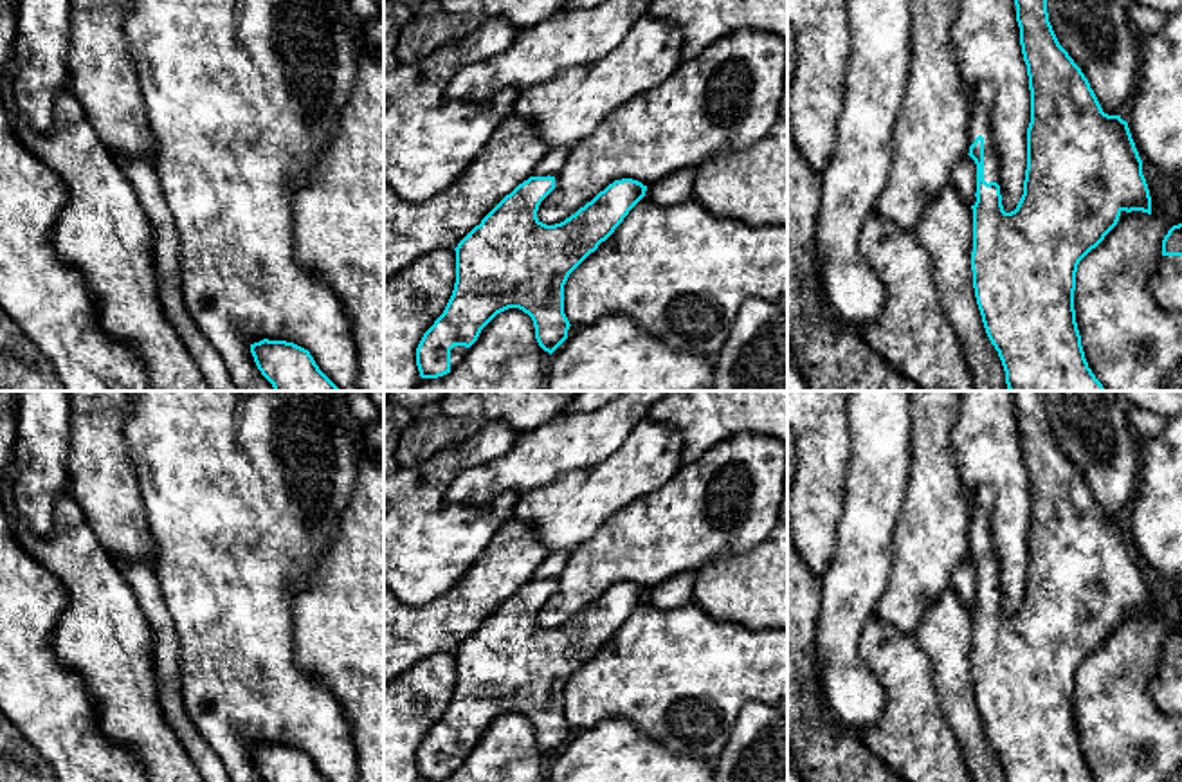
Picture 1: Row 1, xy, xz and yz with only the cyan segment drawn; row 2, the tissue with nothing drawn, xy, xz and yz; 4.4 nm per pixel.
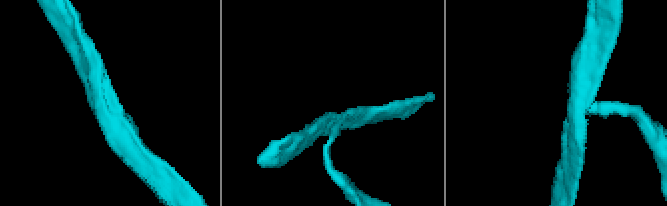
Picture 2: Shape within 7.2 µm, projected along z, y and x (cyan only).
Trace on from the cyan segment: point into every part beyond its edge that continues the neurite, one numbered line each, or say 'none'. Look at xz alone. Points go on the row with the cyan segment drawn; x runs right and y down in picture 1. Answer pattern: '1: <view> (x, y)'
1: xz (458, 352)

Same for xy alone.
none

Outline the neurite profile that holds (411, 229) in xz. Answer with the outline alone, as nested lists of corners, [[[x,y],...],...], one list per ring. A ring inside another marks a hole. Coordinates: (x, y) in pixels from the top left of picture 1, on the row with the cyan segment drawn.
[[[506,117],[465,173],[425,202],[405,202],[384,186],[384,283],[418,258],[458,243],[548,153],[528,121]]]

